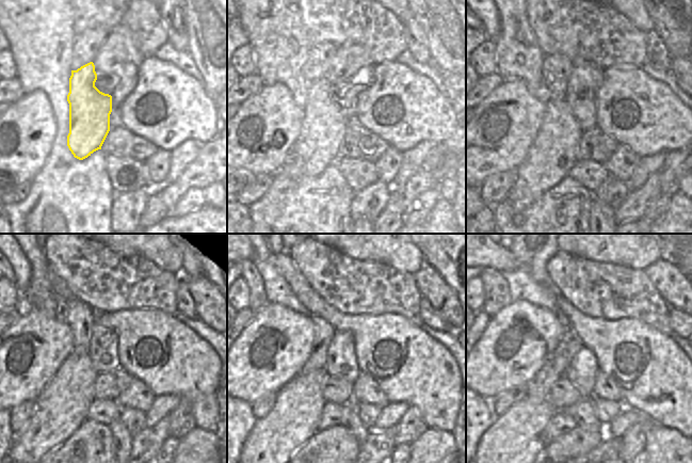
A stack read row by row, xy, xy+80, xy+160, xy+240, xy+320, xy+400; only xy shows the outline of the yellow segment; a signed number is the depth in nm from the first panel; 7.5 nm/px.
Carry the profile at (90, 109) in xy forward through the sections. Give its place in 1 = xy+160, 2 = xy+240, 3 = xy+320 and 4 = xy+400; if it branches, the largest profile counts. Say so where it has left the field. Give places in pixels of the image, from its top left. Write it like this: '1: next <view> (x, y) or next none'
1: next xy+160 (552, 154)
2: next xy+240 (61, 408)
3: next xy+320 (272, 442)
4: next xy+400 (510, 446)

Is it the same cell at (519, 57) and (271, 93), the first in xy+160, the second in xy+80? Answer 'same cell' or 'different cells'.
different cells

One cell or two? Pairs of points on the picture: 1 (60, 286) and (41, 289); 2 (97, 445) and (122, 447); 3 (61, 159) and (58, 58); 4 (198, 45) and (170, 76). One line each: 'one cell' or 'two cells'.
1: two cells
2: two cells
3: one cell
4: two cells

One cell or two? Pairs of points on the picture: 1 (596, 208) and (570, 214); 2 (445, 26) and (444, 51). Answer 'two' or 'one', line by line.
1: two
2: one

